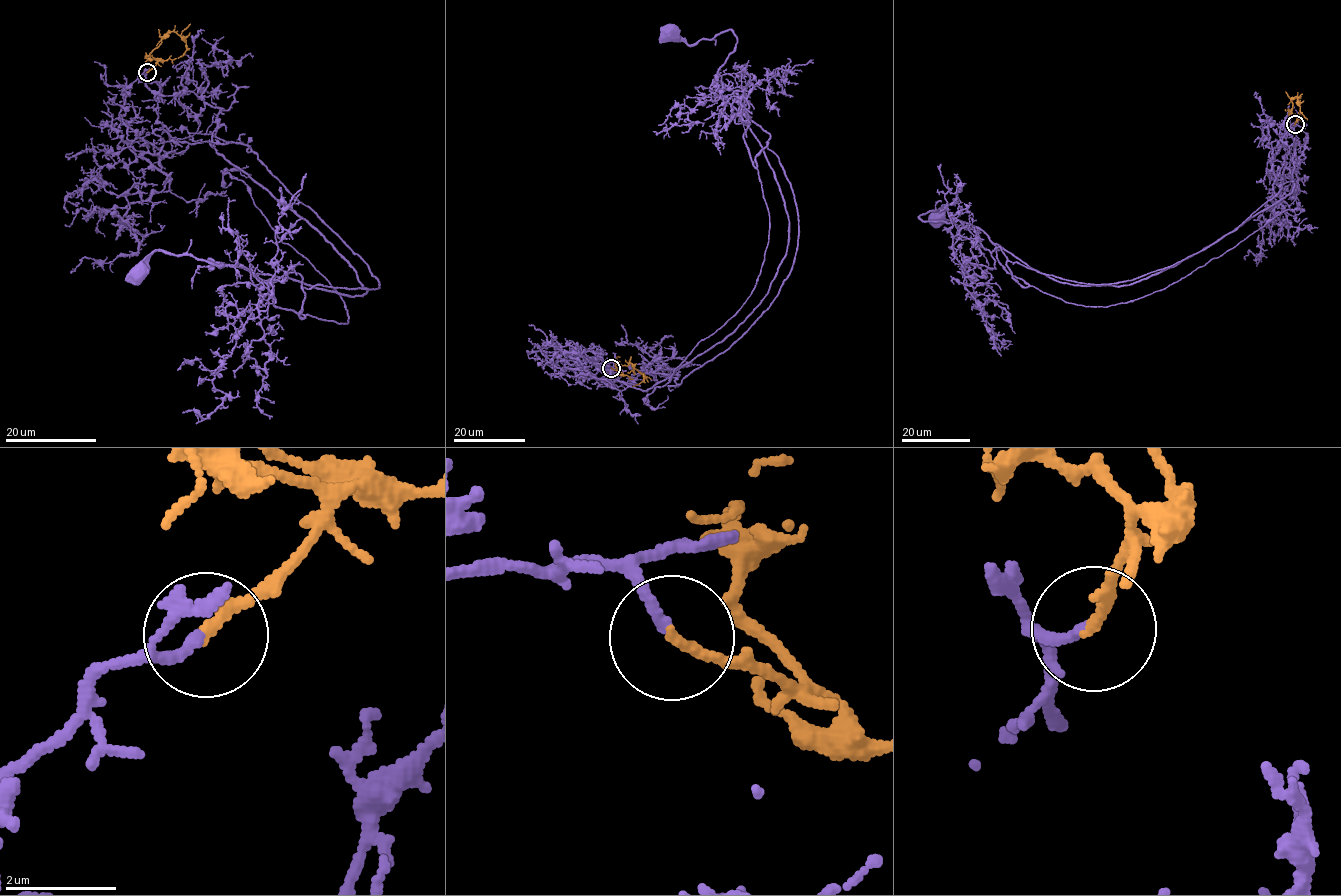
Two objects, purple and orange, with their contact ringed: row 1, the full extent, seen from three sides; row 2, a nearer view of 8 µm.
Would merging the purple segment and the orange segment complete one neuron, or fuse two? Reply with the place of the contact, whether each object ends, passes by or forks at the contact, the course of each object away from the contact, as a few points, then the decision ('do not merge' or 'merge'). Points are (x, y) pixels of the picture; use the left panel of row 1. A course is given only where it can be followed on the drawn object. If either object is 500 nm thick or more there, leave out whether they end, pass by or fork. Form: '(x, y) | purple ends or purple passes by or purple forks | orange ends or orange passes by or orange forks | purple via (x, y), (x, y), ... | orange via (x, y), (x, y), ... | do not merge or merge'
(147, 72) | purple ends | orange ends | purple via (147, 72), (119, 116), (140, 138), (210, 143), (367, 289), (160, 250), (138, 273) | orange via (148, 72), (156, 61), (149, 59), (149, 54), (170, 32), (186, 42), (186, 51), (178, 58) | merge

